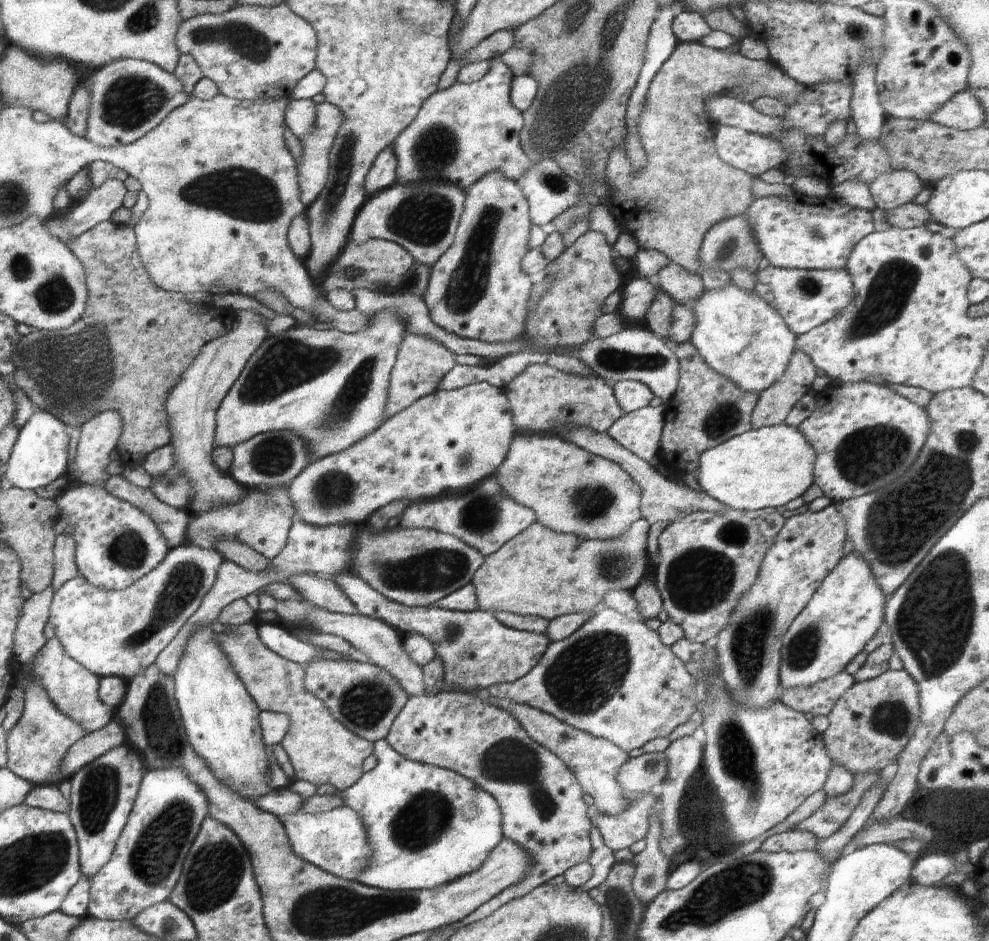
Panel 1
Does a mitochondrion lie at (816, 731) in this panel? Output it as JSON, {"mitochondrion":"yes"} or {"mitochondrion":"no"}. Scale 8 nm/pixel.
{"mitochondrion":"no"}

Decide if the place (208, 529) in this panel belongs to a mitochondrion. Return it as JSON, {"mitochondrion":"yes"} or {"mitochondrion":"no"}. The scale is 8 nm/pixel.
{"mitochondrion":"yes"}

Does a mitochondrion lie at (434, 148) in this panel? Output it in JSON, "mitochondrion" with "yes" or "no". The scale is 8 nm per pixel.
{"mitochondrion":"yes"}

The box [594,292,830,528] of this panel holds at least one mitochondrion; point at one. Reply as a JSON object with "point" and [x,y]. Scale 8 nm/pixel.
{"point":[726,414]}

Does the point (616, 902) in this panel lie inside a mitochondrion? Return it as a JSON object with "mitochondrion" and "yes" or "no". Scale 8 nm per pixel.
{"mitochondrion":"yes"}

